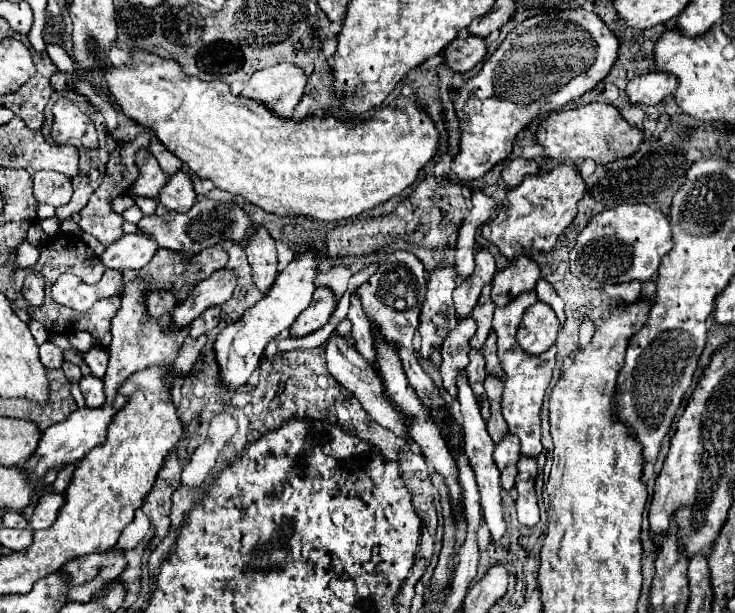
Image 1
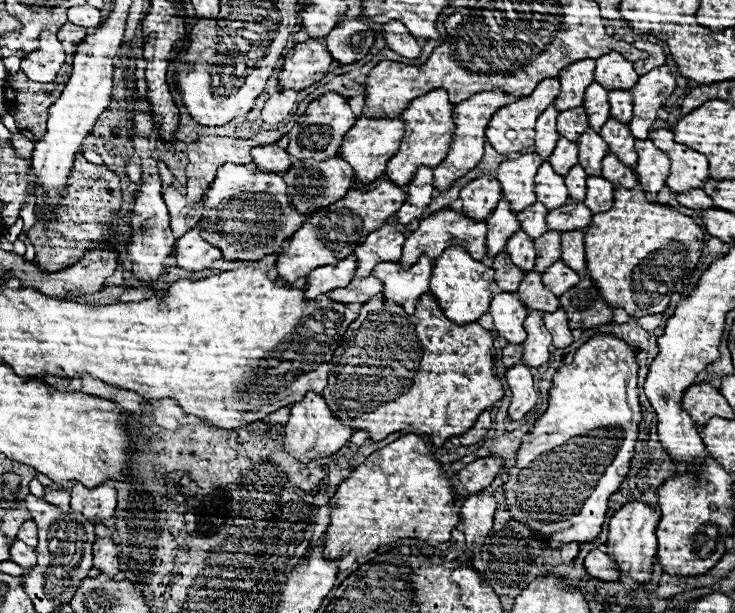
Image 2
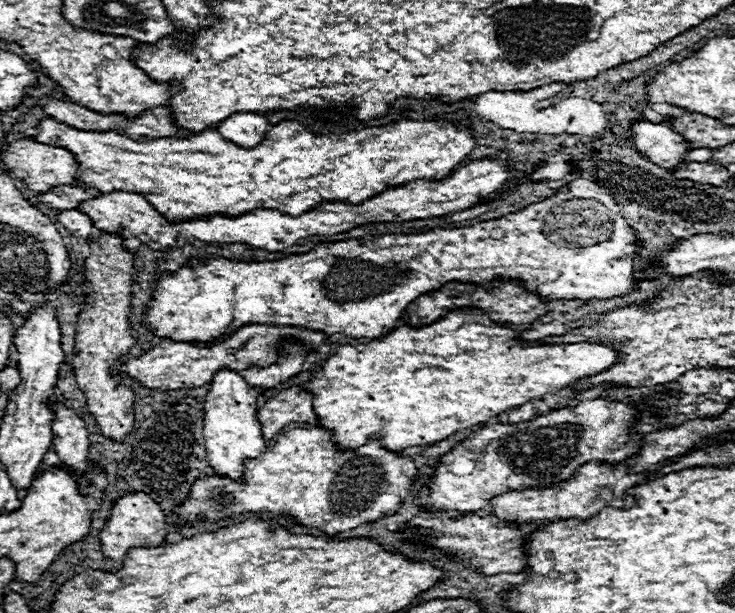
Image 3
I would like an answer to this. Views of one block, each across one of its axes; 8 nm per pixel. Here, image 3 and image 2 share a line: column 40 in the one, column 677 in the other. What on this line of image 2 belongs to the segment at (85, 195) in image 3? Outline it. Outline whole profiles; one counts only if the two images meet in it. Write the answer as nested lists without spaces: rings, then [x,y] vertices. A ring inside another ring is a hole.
[[[690,188],[686,192],[680,192],[676,196],[676,200],[686,206],[686,208],[692,208],[692,210],[706,210],[706,208],[712,208],[712,200],[708,200],[708,196],[704,194],[704,190],[700,188]]]

